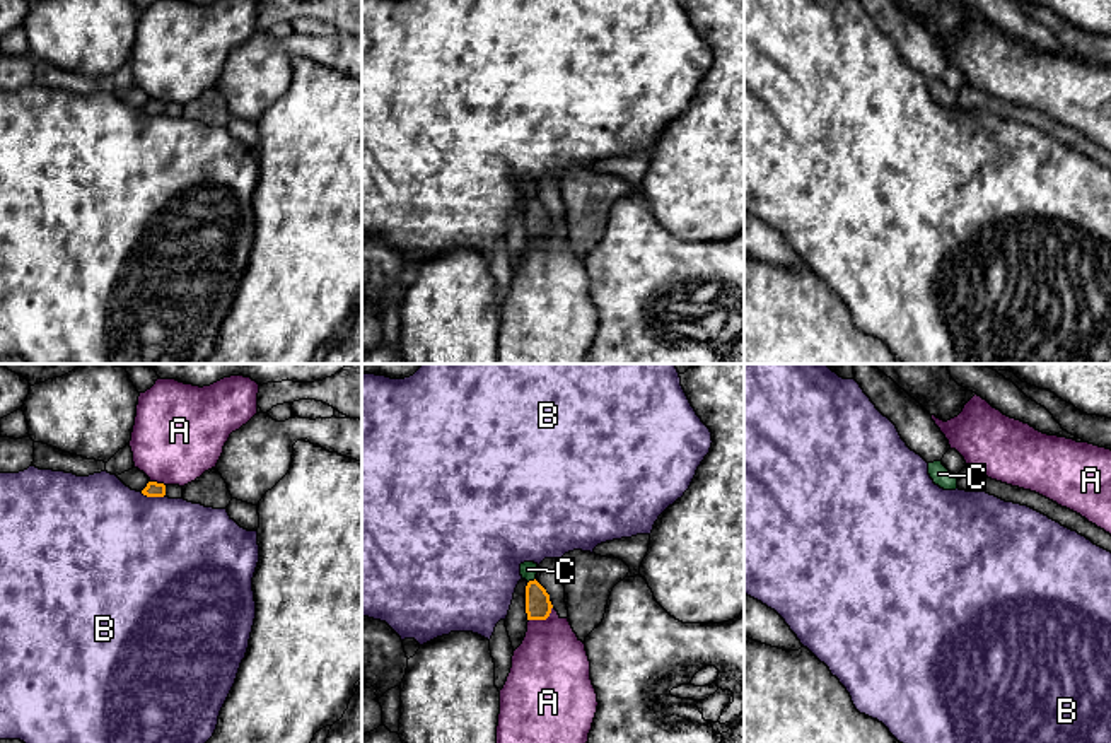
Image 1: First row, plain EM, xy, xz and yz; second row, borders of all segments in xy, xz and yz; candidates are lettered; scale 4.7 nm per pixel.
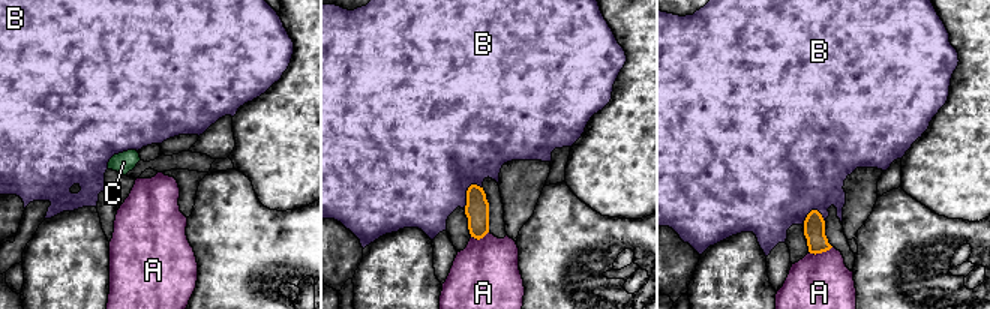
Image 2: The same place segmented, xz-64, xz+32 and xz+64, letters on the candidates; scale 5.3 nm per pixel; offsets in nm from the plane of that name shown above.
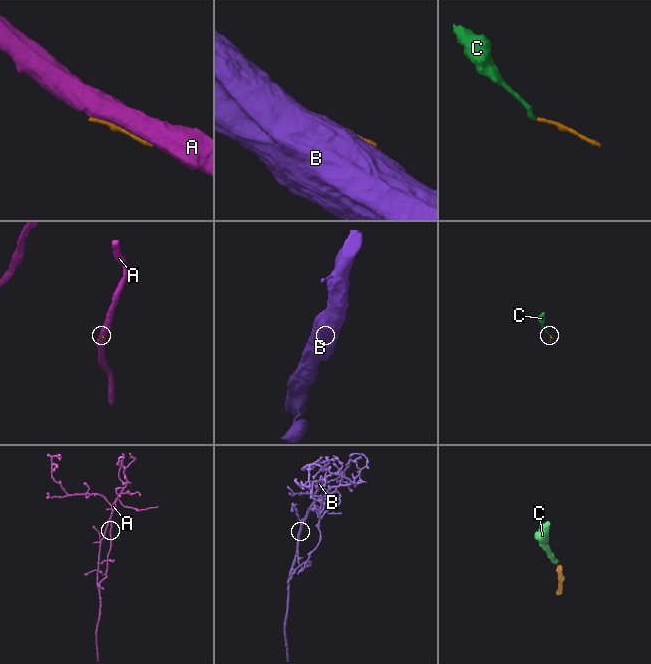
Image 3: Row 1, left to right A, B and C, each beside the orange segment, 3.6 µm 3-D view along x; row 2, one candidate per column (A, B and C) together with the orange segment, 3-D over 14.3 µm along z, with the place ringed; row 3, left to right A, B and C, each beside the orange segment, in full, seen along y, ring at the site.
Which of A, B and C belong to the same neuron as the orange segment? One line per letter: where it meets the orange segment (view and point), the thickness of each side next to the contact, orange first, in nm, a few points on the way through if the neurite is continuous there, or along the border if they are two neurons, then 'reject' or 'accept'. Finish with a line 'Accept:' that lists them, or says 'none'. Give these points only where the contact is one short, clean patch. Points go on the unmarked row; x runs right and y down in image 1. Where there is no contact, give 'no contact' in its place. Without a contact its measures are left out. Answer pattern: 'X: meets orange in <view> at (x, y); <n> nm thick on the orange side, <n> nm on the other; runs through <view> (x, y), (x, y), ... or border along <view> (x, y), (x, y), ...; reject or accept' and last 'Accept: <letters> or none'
A: meets orange in xz at (543, 236); 130 nm thick on the orange side, 360 nm on the other; reject
B: meets orange in xy at (152, 113); 70 nm thick on the orange side, 500 nm on the other; reject
C: meets orange in xz at (531, 198); 130 nm thick on the orange side, 80 nm on the other; runs through xz (538, 224), (531, 198), (528, 187); accept
Accept: C

